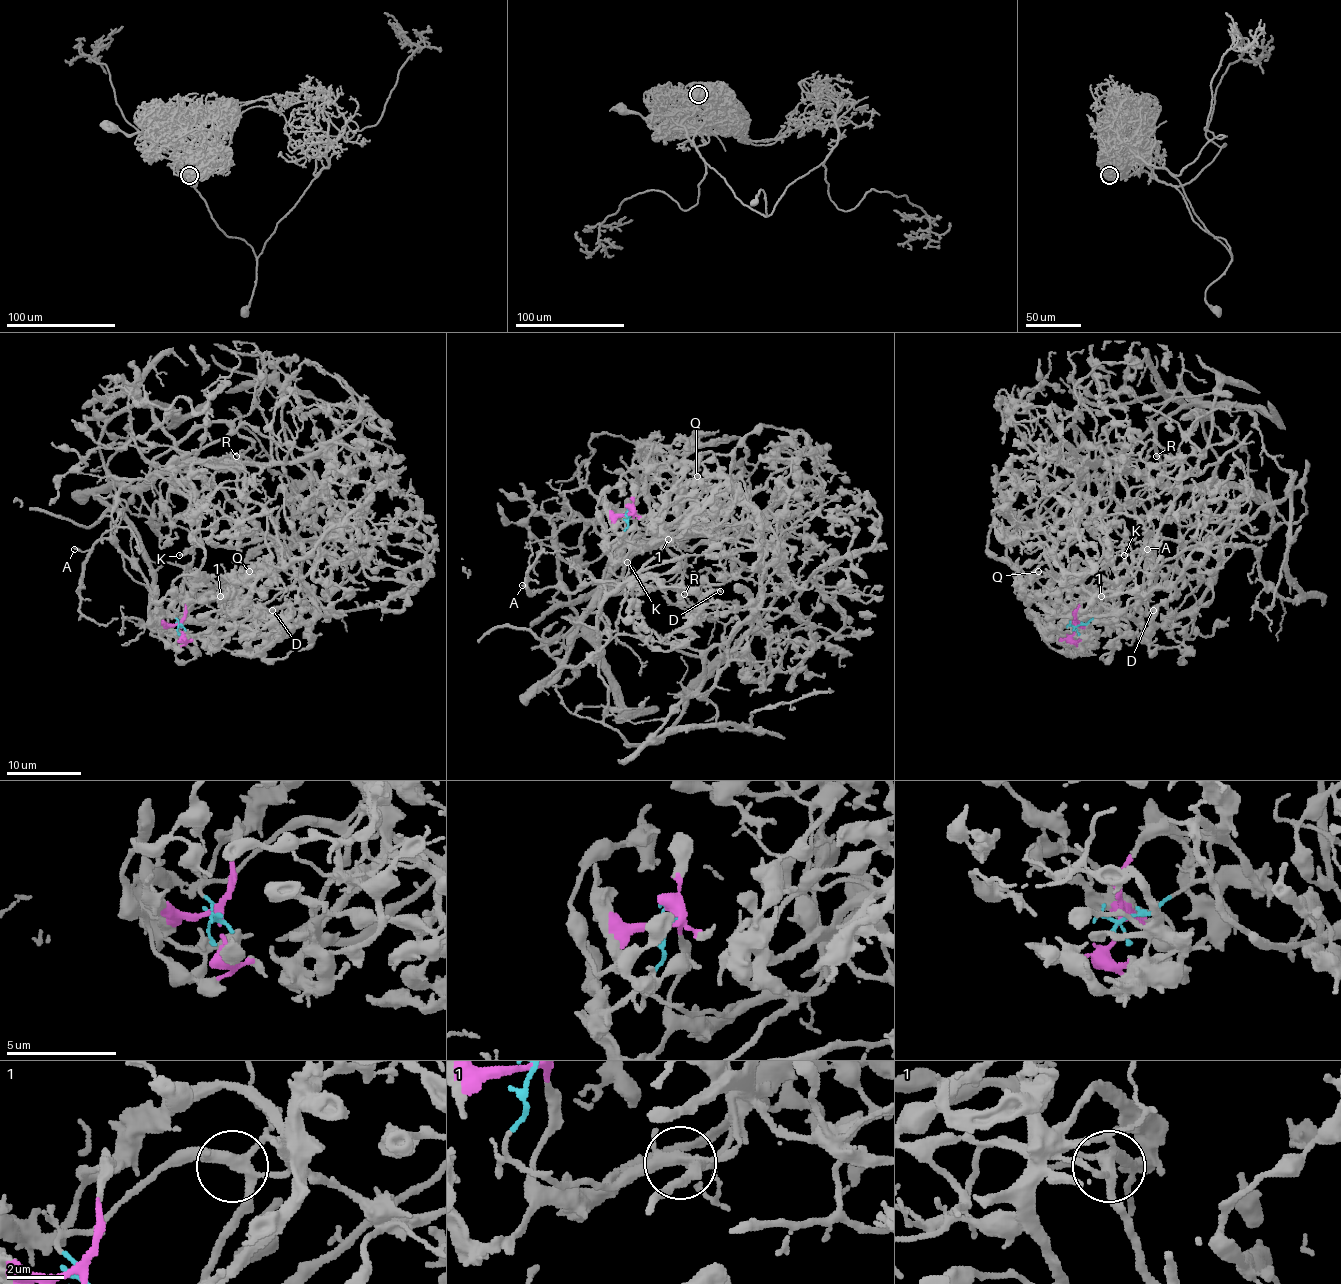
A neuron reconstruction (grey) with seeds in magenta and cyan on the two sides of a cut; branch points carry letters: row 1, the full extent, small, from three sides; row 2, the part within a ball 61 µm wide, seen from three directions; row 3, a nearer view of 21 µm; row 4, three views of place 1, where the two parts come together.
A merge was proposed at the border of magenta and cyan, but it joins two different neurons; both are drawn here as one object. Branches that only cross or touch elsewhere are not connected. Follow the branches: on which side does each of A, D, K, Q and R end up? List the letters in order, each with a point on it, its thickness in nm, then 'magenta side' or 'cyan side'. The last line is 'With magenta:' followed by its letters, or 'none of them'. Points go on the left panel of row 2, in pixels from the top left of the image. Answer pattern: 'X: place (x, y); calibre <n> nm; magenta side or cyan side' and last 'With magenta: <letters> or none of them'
A: place (74, 549); calibre 160 nm; cyan side
D: place (272, 610); calibre 200 nm; magenta side
K: place (179, 555); calibre 200 nm; magenta side
Q: place (249, 571); calibre 200 nm; magenta side
R: place (236, 456); calibre 110 nm; cyan side
With magenta: D, K, Q

